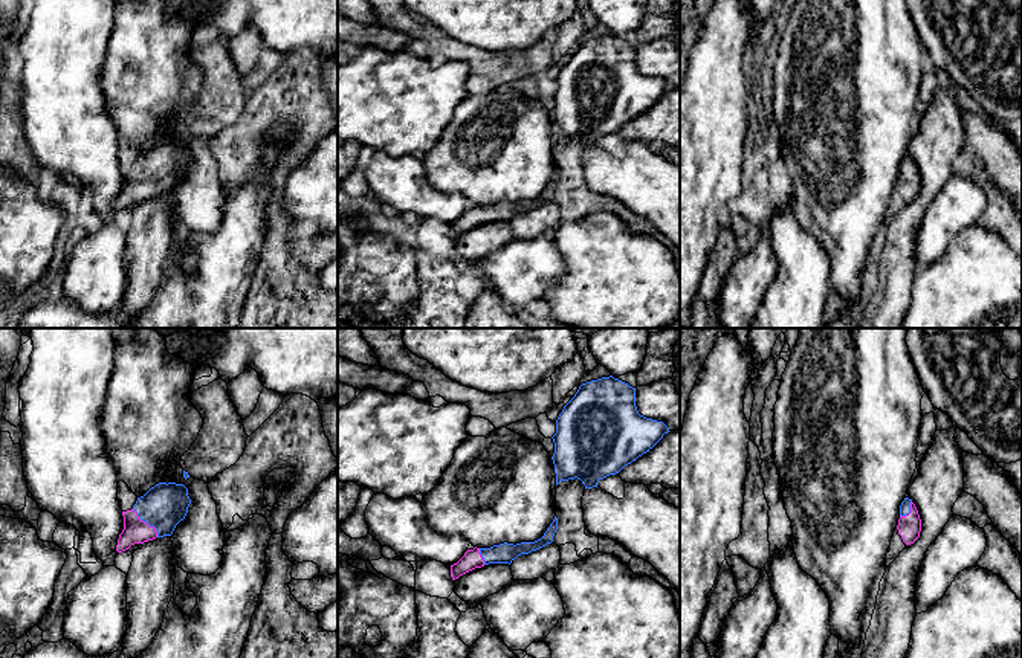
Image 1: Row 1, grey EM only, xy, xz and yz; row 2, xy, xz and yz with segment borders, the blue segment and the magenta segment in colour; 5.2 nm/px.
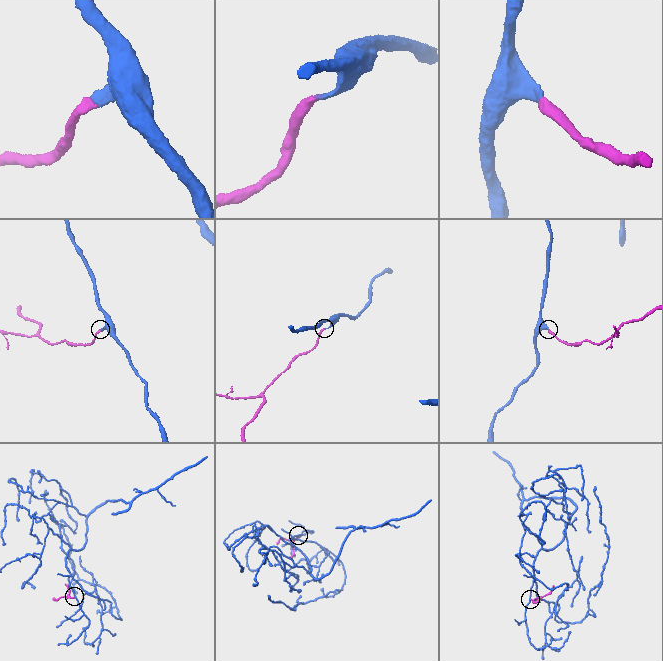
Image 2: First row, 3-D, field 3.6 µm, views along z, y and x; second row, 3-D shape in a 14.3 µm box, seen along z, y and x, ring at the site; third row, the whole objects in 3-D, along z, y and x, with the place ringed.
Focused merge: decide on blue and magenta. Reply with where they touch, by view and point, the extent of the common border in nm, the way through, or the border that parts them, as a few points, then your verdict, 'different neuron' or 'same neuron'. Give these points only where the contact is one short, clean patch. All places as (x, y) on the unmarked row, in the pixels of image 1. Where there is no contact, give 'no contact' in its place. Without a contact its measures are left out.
meets blue in xy at (147, 180); contact 200 nm long; runs through xy (164, 164), (147, 180), (135, 188); same neuron

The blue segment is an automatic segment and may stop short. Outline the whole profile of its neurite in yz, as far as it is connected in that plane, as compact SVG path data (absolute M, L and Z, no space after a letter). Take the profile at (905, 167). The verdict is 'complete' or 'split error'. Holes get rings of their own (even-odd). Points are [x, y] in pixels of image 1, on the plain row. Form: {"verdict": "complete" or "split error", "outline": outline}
{"verdict": "split error", "outline": "M904 156L900 163L897 188L906 203L914 202L920 195L921 177L915 162L909 156Z"}

